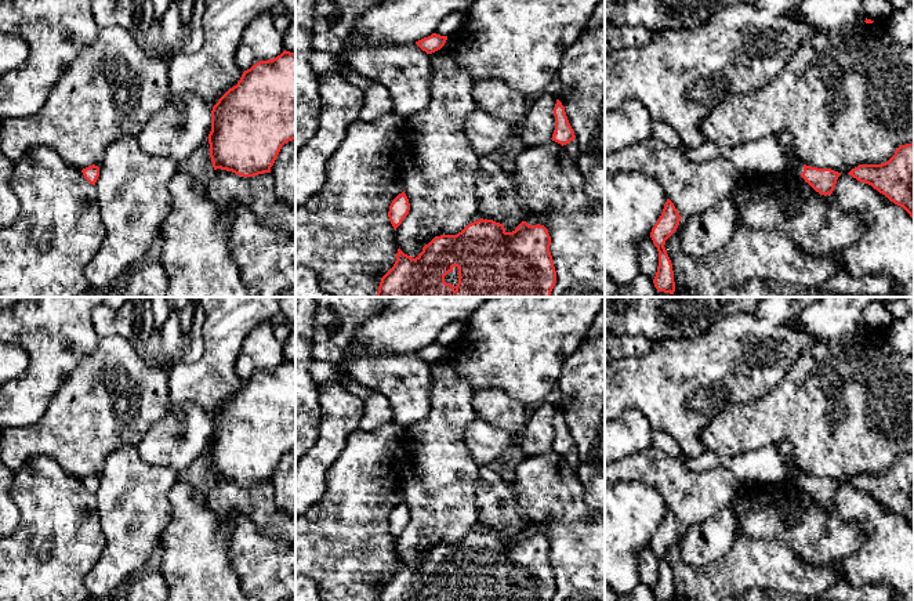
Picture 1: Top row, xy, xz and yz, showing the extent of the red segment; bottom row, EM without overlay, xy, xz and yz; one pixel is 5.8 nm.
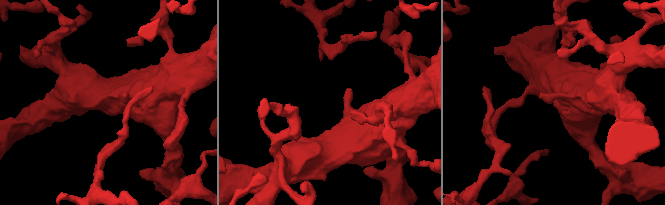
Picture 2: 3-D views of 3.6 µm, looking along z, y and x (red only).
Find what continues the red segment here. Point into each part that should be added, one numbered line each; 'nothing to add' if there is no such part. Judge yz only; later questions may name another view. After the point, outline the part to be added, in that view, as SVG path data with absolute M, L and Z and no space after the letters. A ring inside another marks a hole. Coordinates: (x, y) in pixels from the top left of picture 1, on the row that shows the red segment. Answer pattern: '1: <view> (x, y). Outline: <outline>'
1: yz (764, 158). Outline: M657 120L652 122L652 135L683 152L692 162L725 158L735 164L743 180L764 180L786 171L801 175L804 171L804 163L791 160L775 135L766 135L751 144L735 148L719 146L708 140L697 148L689 148L672 127Z

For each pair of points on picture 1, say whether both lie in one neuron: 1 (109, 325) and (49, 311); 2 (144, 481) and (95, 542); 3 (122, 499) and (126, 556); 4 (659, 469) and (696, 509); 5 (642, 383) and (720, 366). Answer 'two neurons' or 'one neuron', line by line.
1: two neurons
2: two neurons
3: one neuron
4: one neuron
5: one neuron

